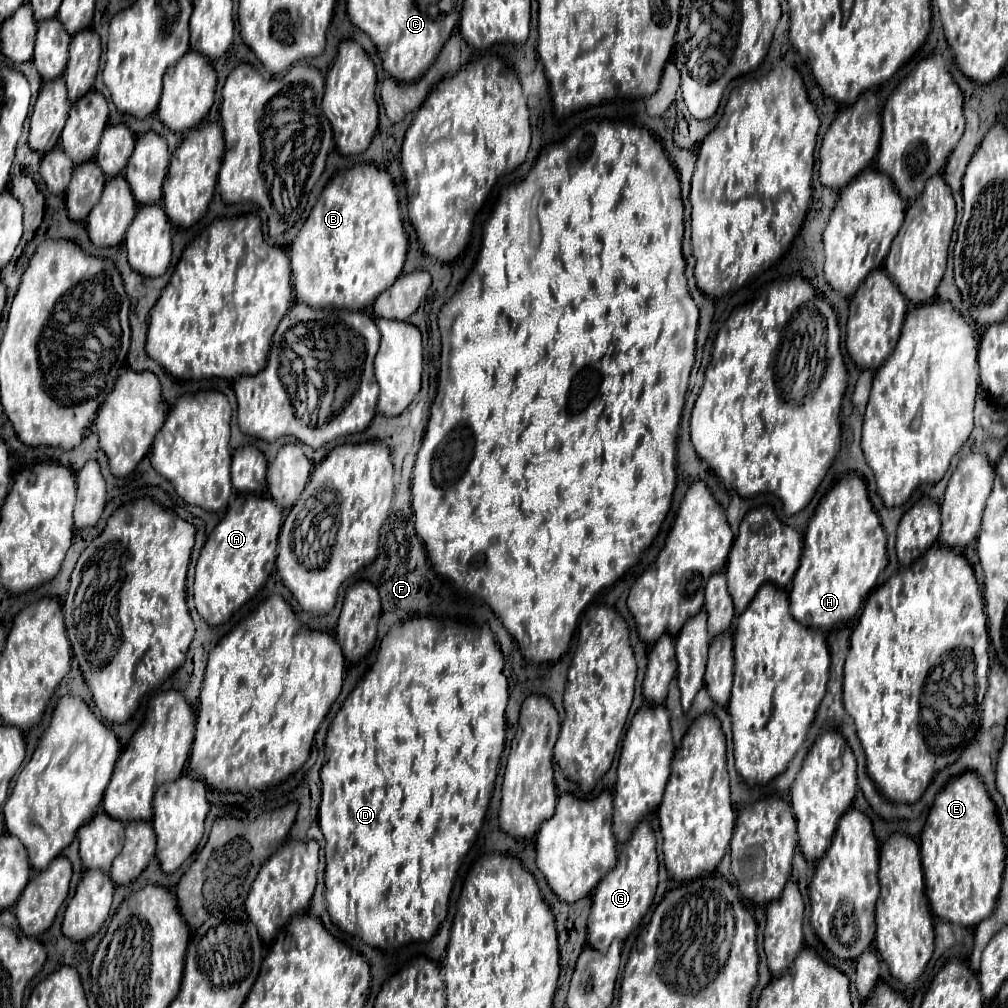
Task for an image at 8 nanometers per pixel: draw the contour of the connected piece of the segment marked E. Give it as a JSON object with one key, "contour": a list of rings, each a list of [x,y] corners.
{"contour":[[[959,775],[937,795],[921,833],[921,861],[931,911],[939,919],[975,927],[993,913],[1005,871],[1005,843],[993,801],[977,775]]]}

